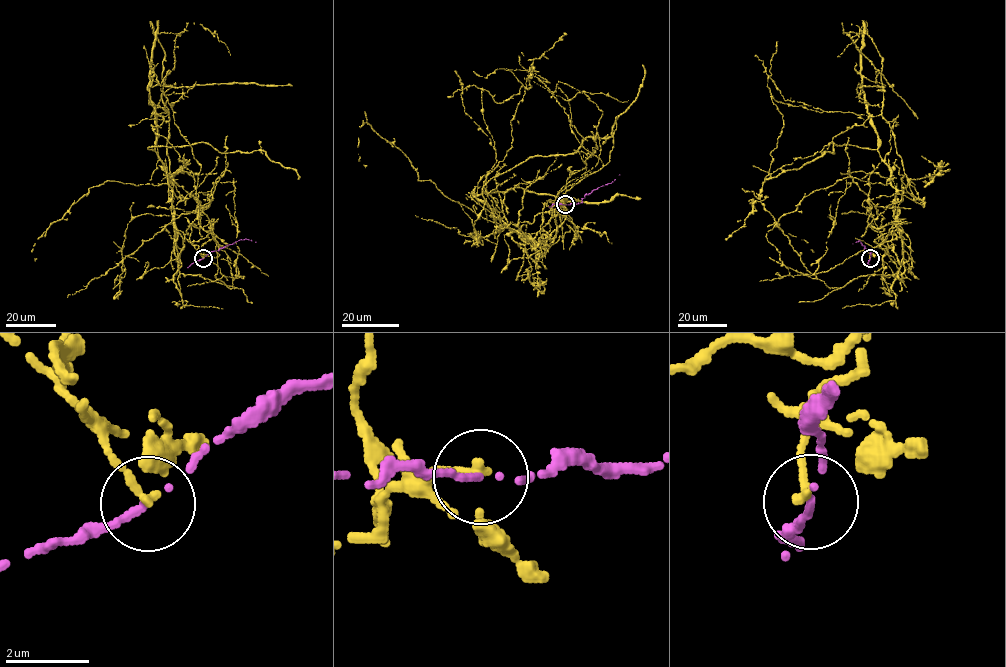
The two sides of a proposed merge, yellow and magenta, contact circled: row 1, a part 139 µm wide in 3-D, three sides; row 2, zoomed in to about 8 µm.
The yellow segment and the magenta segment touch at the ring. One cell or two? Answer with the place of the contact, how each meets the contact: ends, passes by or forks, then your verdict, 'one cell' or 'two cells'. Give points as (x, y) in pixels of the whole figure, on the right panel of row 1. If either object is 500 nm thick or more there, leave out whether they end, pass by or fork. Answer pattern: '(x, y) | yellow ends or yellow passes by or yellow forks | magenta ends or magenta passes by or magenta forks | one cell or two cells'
(870, 258) | yellow ends | magenta passes by | two cells

